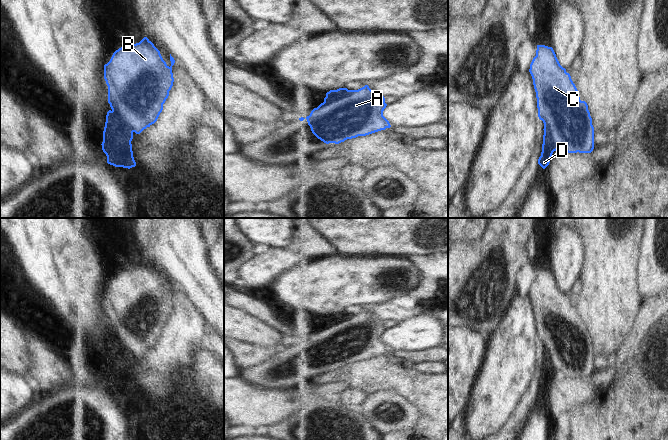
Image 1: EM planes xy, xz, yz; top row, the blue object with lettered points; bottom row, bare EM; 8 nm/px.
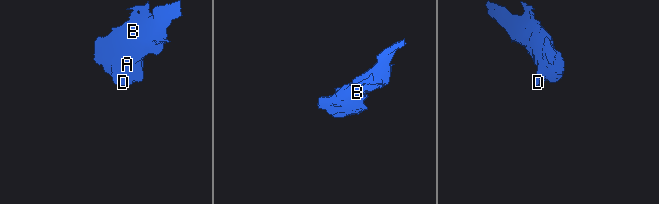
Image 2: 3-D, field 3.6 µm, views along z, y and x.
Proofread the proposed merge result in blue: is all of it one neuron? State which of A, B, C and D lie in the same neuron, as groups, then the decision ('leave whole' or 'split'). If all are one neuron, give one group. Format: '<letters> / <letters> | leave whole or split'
A B C D | leave whole

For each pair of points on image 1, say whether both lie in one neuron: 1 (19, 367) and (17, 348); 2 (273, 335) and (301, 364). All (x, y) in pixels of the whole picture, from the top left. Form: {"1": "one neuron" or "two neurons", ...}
{"1": "one neuron", "2": "two neurons"}

